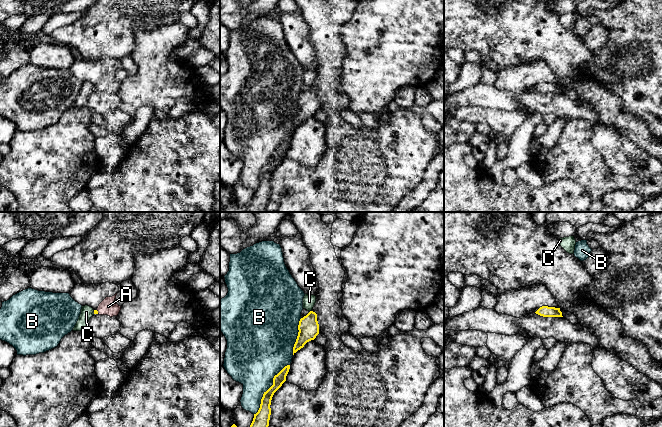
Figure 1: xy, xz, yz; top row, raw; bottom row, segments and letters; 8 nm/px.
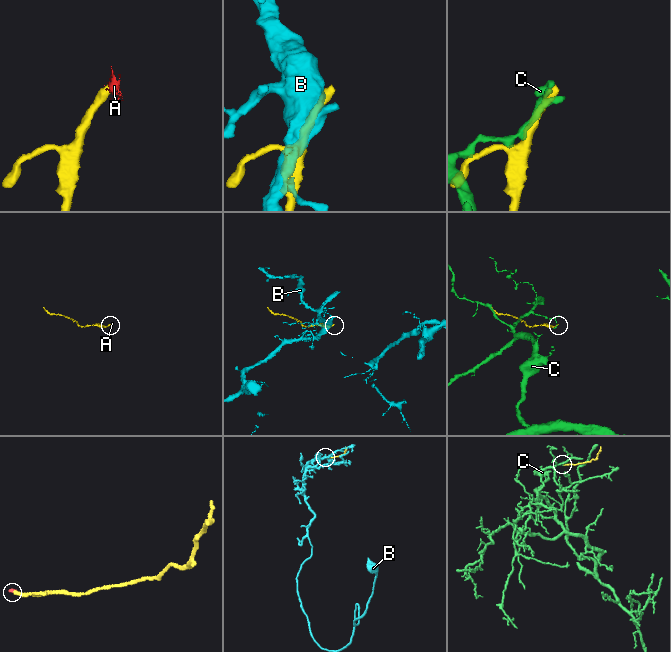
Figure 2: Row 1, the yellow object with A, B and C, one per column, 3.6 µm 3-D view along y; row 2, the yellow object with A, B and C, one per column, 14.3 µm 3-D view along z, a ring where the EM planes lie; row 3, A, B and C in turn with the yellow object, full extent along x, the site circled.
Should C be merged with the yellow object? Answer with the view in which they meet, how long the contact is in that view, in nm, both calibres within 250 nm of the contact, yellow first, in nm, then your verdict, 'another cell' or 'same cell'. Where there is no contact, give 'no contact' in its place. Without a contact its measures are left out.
xy | 30 nm | 30/100 nm | another cell

